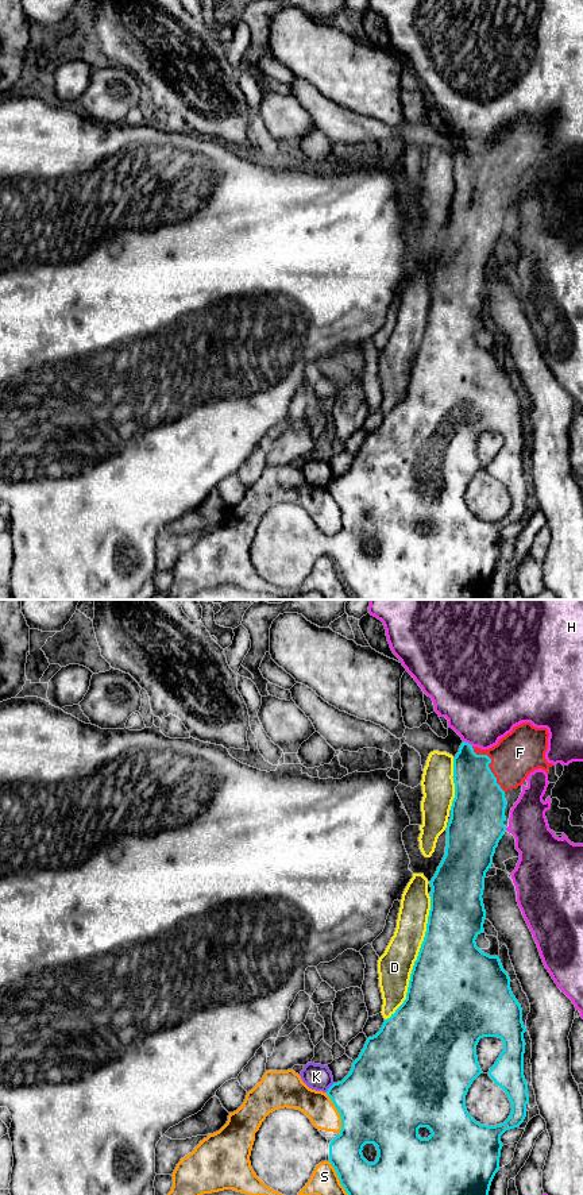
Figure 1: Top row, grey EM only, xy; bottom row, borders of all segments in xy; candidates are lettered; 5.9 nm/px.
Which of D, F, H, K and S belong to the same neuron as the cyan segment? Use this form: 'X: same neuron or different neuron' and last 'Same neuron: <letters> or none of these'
D: different neuron
F: same neuron
H: different neuron
K: different neuron
S: different neuron
Same neuron: F

